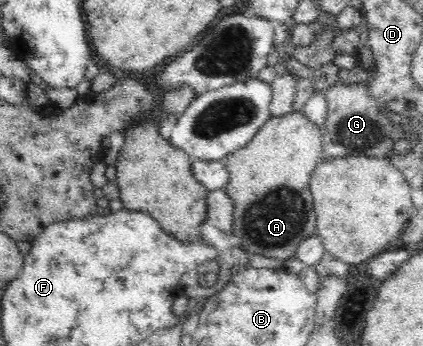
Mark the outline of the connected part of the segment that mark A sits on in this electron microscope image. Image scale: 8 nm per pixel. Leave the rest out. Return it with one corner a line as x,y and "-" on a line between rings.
303,111
272,117
241,149
237,149
223,162
230,173
229,183
224,187
234,203
232,233
238,245
250,256
263,255
269,259
285,261
295,257
295,251
307,237
315,233
315,211
311,197
310,175
325,158
322,148
322,131
309,121

